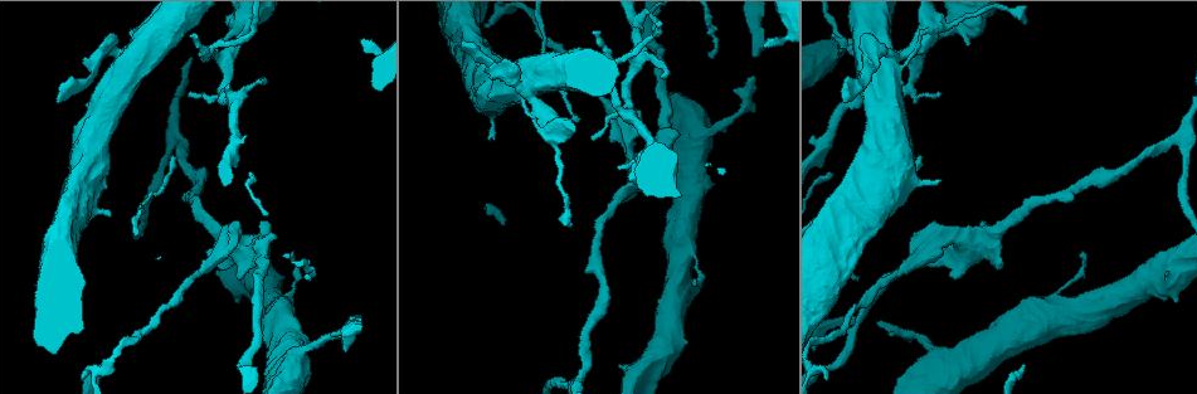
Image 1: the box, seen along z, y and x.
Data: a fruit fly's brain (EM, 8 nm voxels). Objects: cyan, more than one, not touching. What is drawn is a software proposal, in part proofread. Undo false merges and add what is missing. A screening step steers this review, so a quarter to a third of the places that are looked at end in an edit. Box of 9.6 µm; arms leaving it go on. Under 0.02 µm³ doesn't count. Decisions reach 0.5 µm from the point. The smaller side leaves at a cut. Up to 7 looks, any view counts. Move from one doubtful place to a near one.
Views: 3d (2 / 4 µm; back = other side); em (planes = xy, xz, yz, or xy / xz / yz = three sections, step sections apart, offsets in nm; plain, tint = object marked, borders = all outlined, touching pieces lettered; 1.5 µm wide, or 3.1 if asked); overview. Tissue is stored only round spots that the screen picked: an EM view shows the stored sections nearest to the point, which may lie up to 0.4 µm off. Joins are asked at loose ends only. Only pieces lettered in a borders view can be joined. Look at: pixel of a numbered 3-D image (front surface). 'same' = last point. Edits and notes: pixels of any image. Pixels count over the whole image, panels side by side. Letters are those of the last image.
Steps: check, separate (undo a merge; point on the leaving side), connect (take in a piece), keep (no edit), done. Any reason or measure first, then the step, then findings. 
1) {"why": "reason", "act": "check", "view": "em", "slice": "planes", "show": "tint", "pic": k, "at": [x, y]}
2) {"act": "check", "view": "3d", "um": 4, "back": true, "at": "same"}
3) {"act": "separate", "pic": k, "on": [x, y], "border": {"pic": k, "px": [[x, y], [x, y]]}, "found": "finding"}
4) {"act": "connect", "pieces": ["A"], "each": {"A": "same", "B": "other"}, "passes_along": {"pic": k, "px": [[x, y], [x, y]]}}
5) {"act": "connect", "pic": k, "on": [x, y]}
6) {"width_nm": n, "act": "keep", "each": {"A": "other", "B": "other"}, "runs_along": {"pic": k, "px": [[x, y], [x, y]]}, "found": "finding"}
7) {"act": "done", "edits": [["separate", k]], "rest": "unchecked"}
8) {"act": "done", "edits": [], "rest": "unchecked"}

{"why": "tapers out", "act": "check", "view": "em", "slice": "planes", "show": "borders", "pic": 1, "at": [263, 83]}

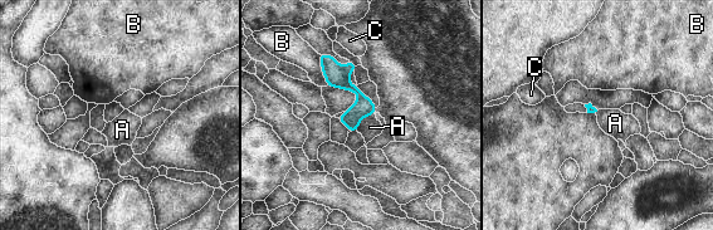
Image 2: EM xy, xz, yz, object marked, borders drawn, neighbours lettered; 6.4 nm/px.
{"act": "keep", "each": {"A": "other", "B": "other", "C": "other"}, "runs_along": {"pic": 2, "px": [[322, 57], [360, 96], [353, 127]]}, "found": "no lettered piece goes on from it"}

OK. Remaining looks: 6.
{"why": "calibre changes", "act": "check", "view": "3d", "um": 2, "back": true, "pic": 1, "at": [555, 129]}

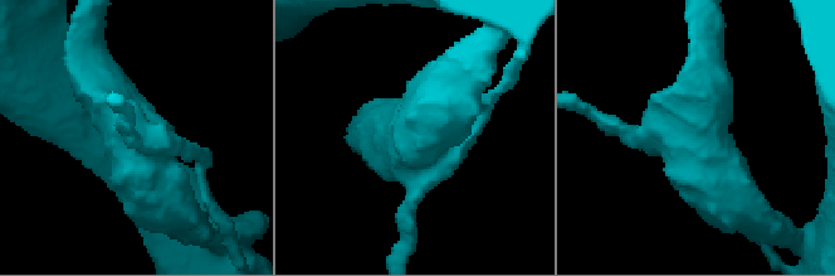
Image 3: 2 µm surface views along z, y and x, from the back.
{"act": "check", "view": "em", "slice": "yz", "step": 8, "show": "tint", "pic": 3, "at": [689, 140]}

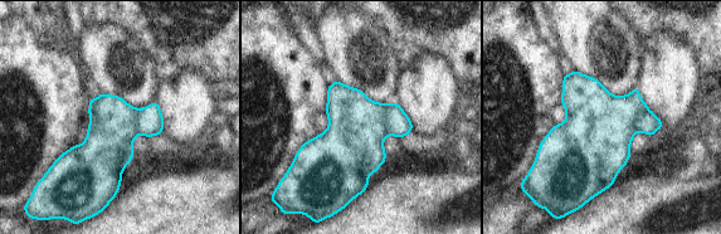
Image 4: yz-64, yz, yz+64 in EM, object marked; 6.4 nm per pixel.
{"why": "cut it another way", "act": "check", "view": "em", "slice": "xy", "step": 4, "show": "borders", "at": "same"}

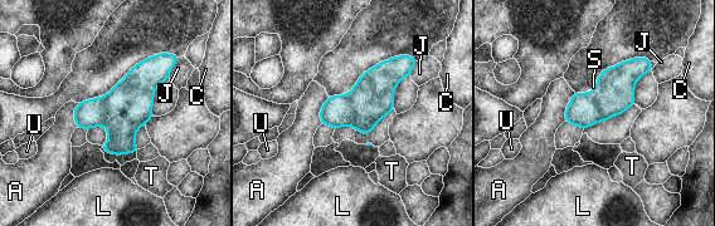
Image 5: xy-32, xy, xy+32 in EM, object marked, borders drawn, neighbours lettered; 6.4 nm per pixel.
{"act": "separate", "pic": 5, "on": [371, 98], "each": {"A": "other", "C": "other", "J": "other", "L": "other", "S": "other", "T": "other", "U": "other"}, "found": "a second neuron is stuck on"}

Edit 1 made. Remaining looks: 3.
{"act": "check", "view": "em", "slice": "yz", "step": 4, "show": "tint", "pic": 1, "at": [81, 380]}

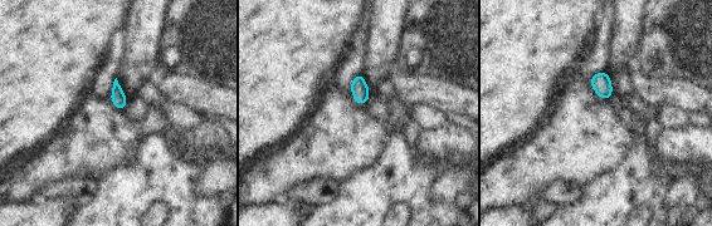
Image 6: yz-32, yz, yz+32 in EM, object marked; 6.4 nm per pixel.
{"why": "another direction", "act": "check", "view": "em", "slice": "planes", "show": "borders", "at": "same"}

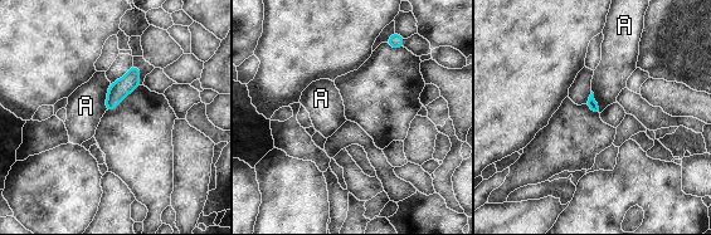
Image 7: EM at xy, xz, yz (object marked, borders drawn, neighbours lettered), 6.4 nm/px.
{"act": "keep", "each": {"A": "other"}, "border": {"pic": 7, "px": [[108, 89], [106, 109]]}, "found": "none of them fits"}

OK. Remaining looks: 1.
{"act": "done", "edits": [["separate", 5]], "rest": "unchecked"}

